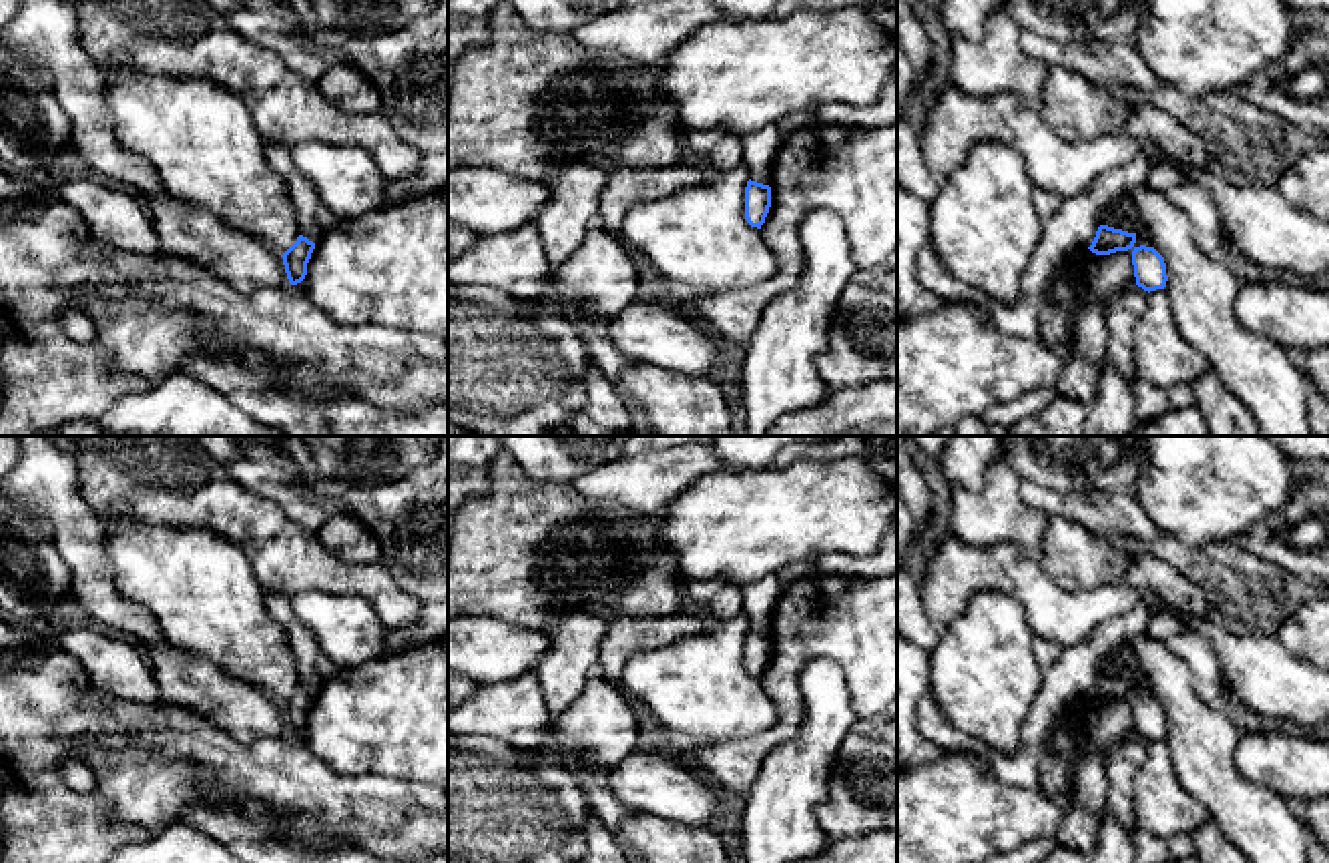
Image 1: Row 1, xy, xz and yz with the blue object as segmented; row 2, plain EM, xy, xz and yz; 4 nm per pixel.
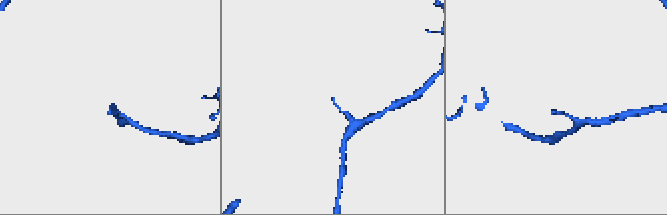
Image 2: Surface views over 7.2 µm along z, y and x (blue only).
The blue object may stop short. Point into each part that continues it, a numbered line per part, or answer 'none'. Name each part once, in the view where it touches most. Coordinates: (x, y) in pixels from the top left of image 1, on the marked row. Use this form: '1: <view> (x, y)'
none

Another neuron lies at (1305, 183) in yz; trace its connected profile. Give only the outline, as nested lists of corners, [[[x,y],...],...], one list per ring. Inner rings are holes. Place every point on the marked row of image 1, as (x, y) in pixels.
[[[1329,149],[1303,153],[1275,189],[1289,205],[1329,221]]]

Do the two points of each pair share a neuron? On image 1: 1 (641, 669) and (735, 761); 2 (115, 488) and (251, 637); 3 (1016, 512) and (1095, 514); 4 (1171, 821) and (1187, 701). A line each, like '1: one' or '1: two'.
1: two
2: two
3: two
4: two

